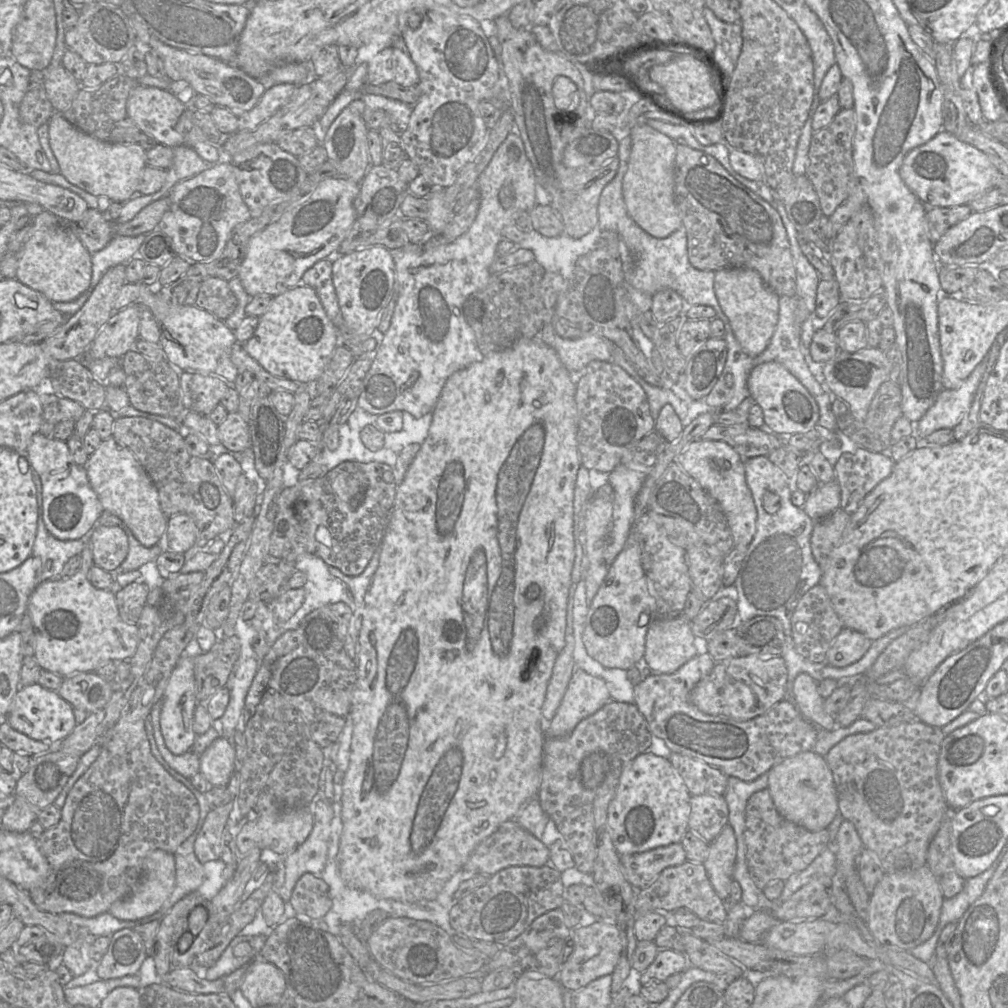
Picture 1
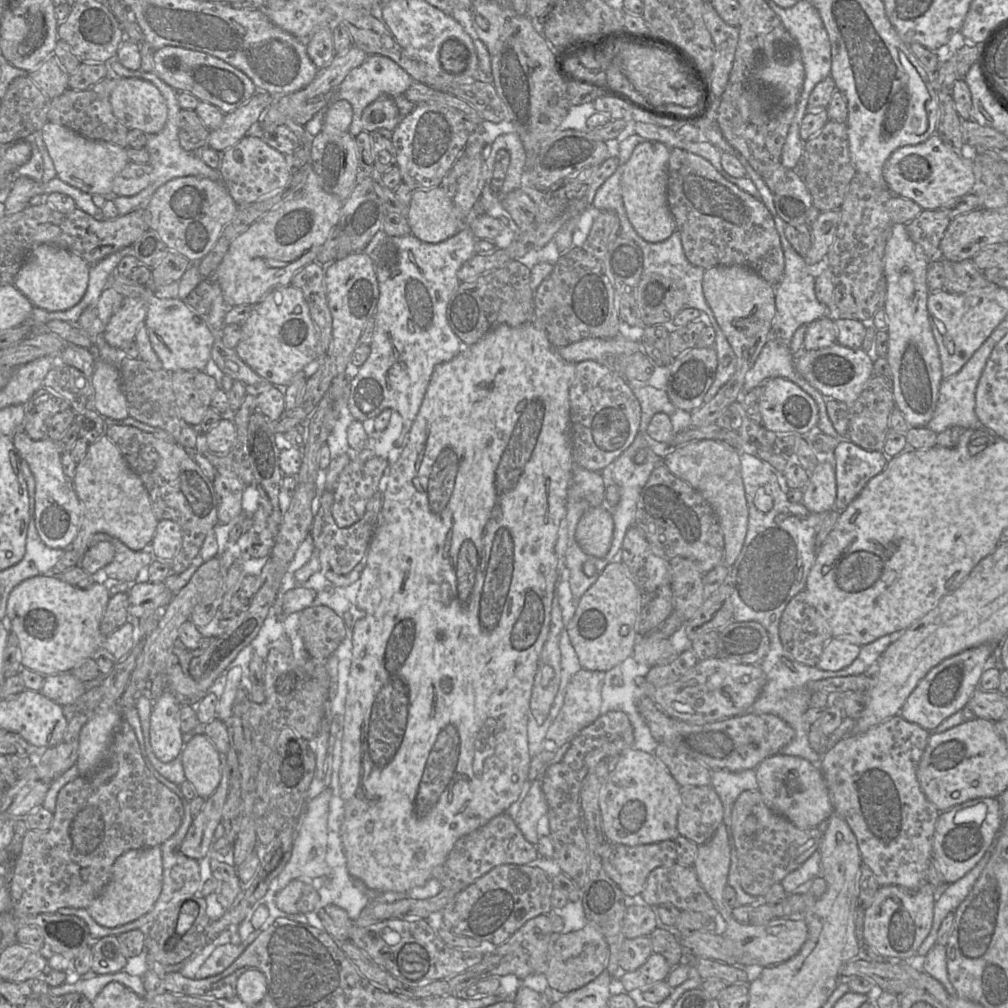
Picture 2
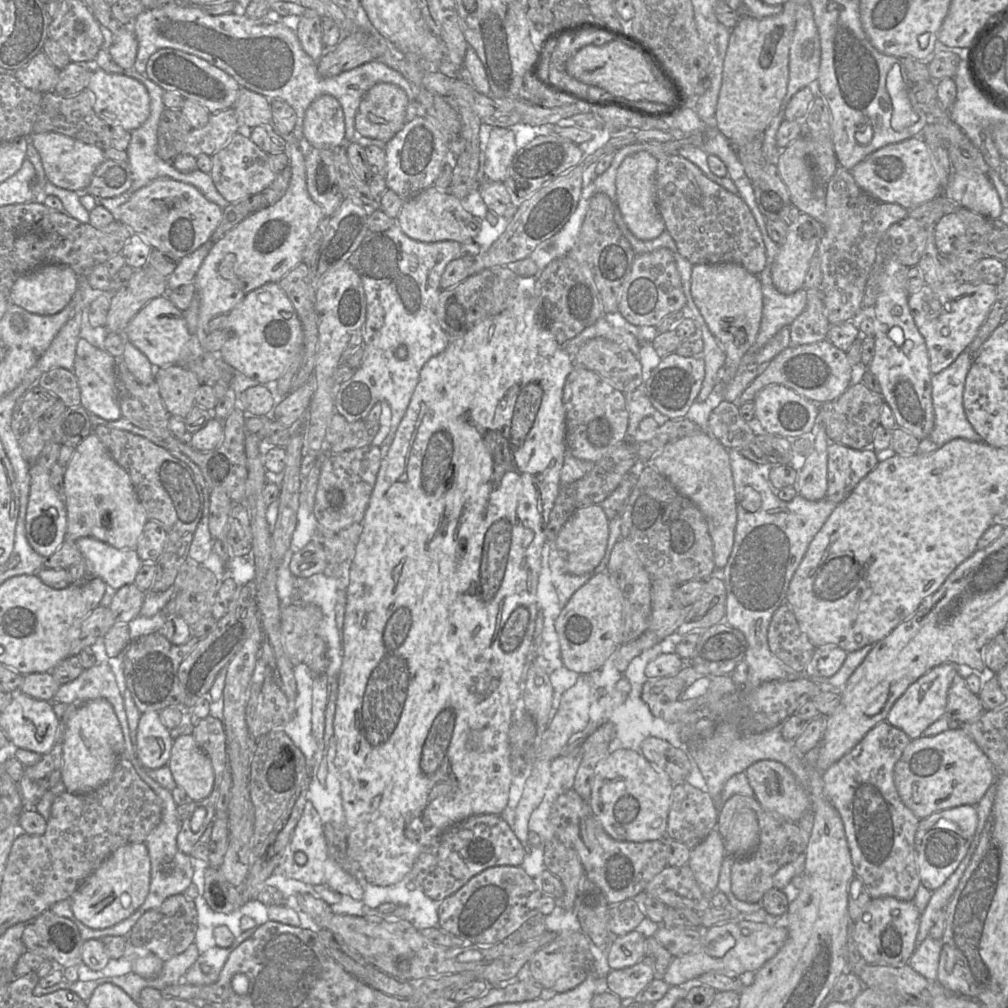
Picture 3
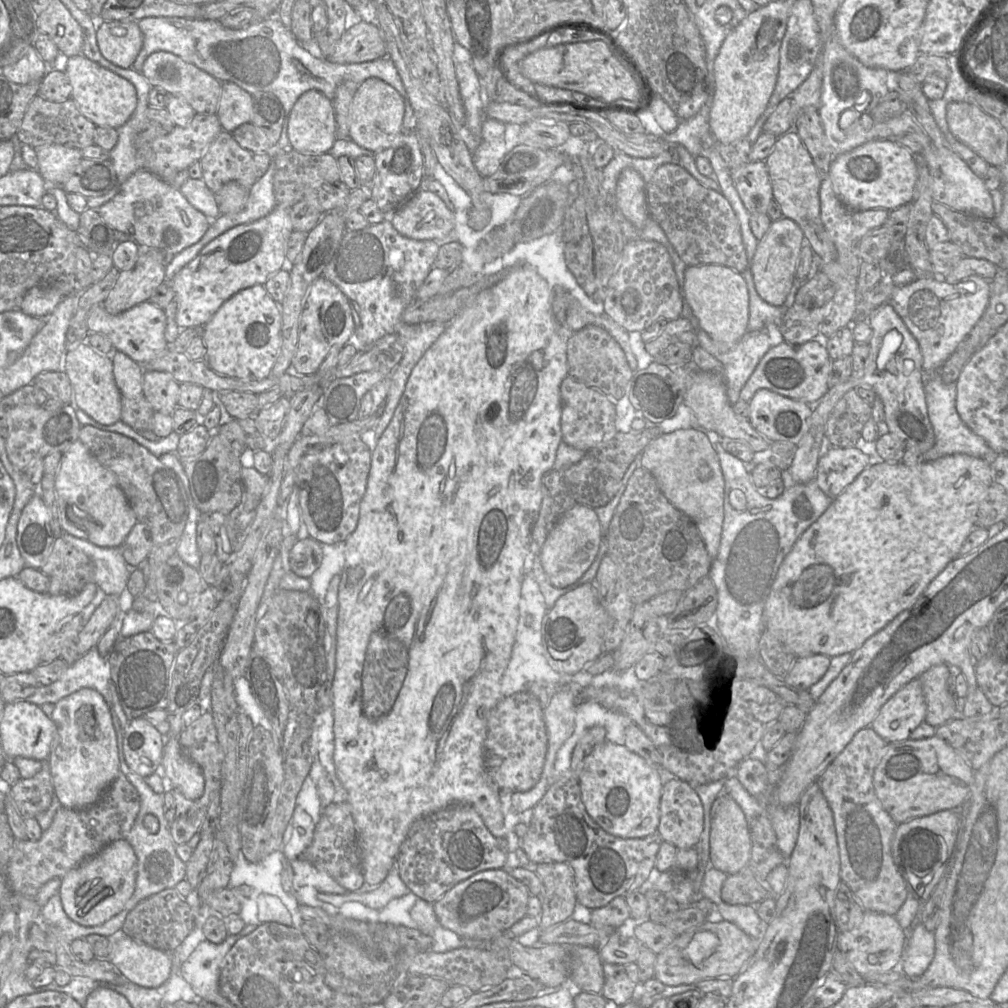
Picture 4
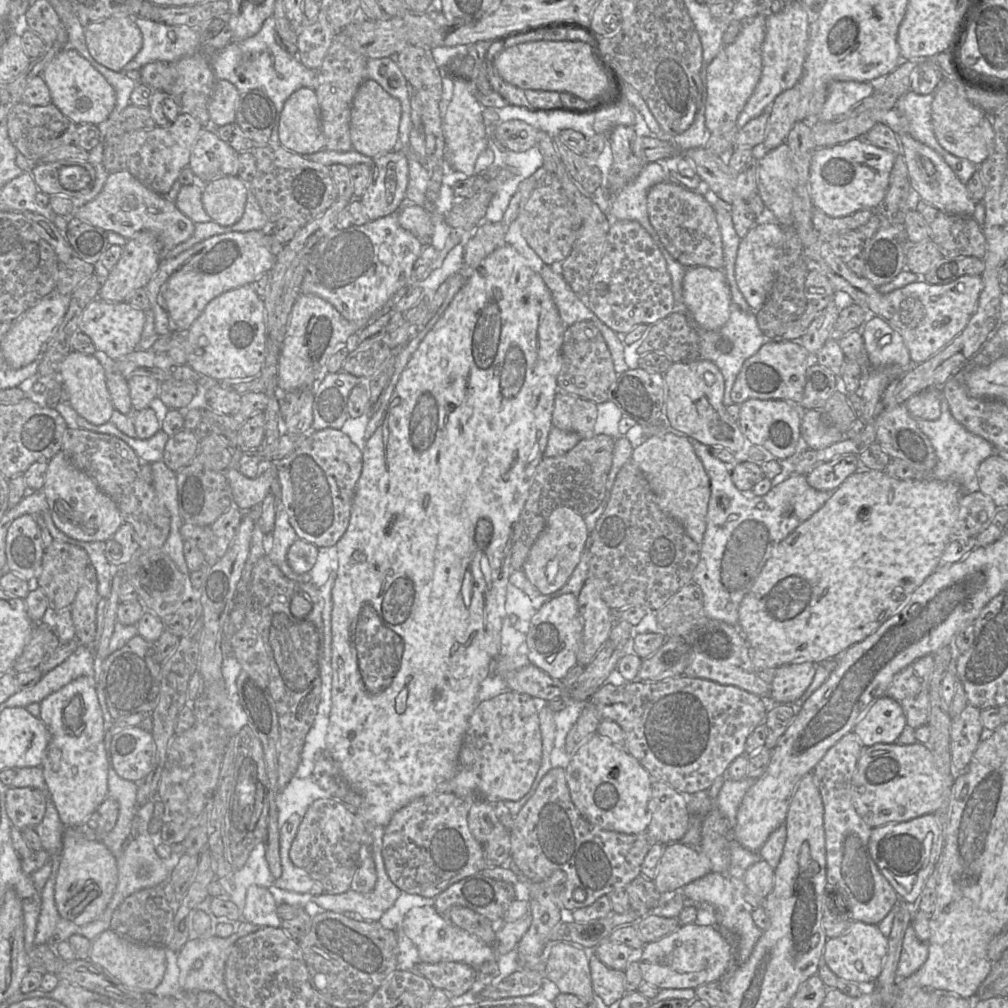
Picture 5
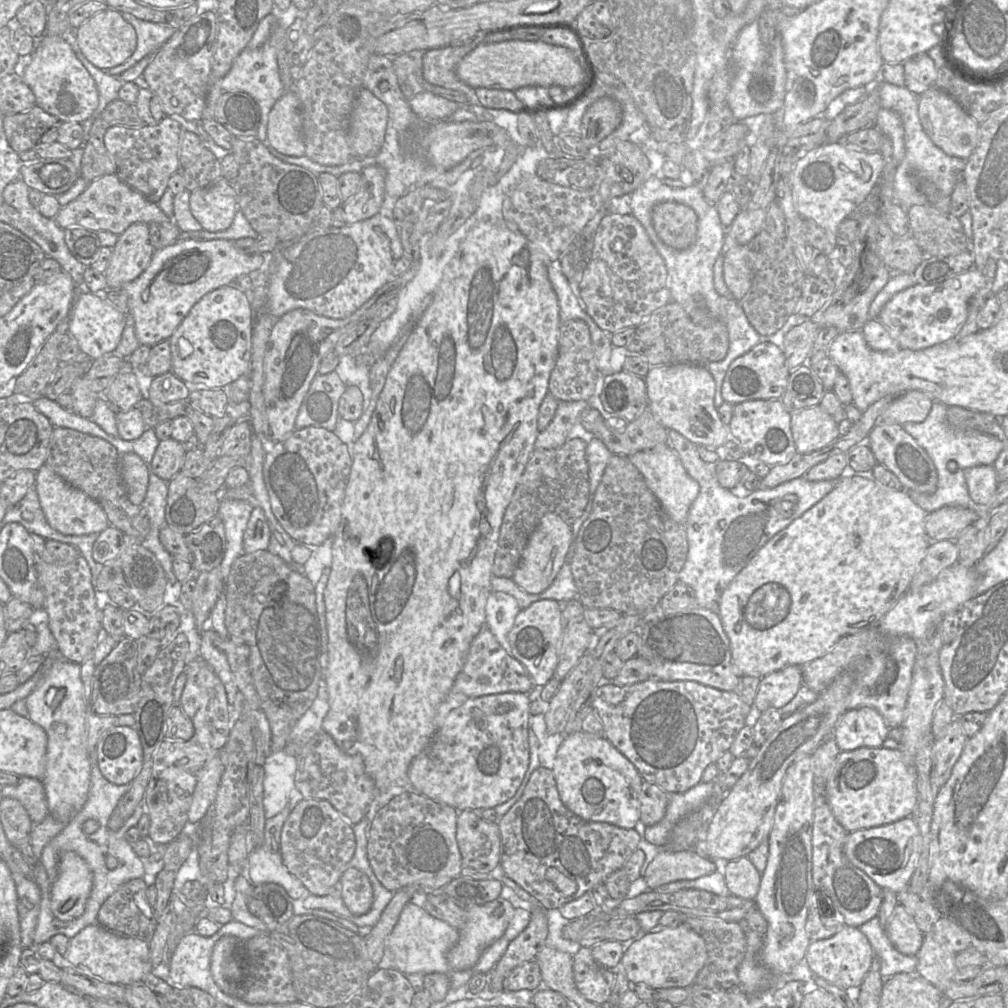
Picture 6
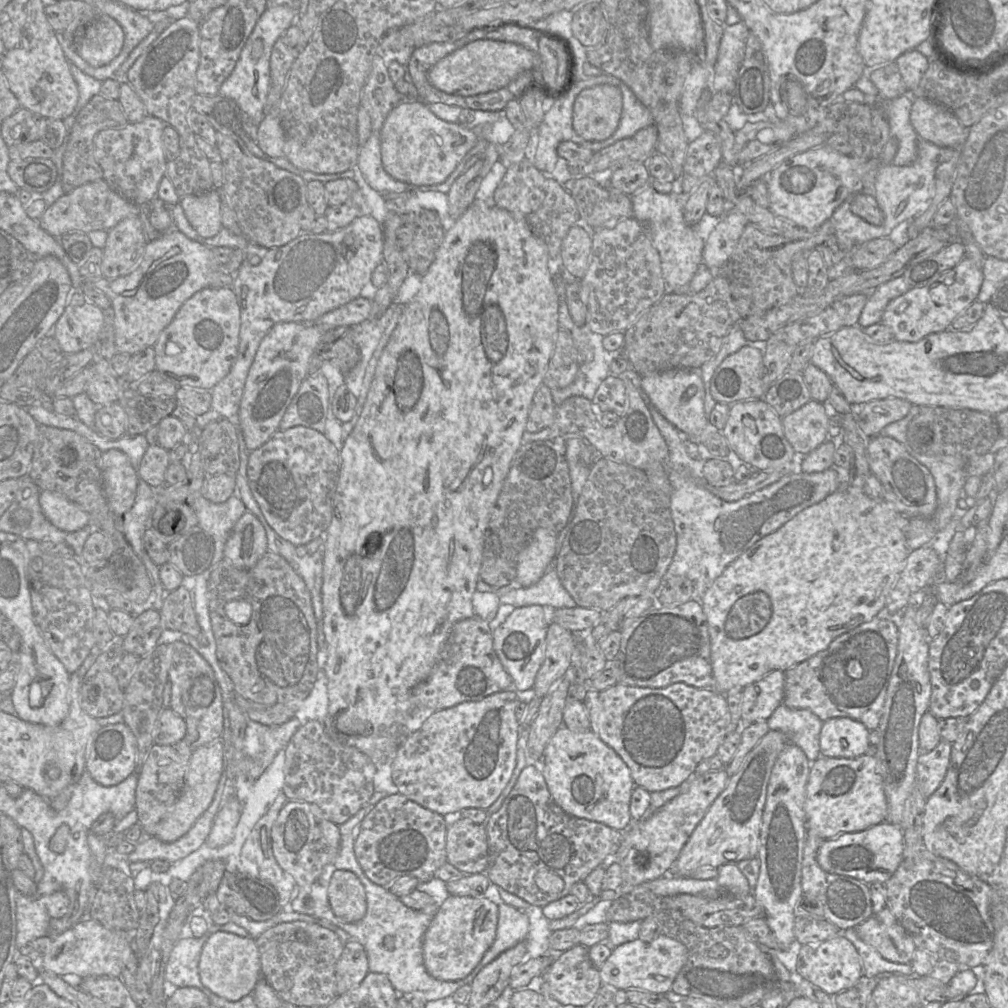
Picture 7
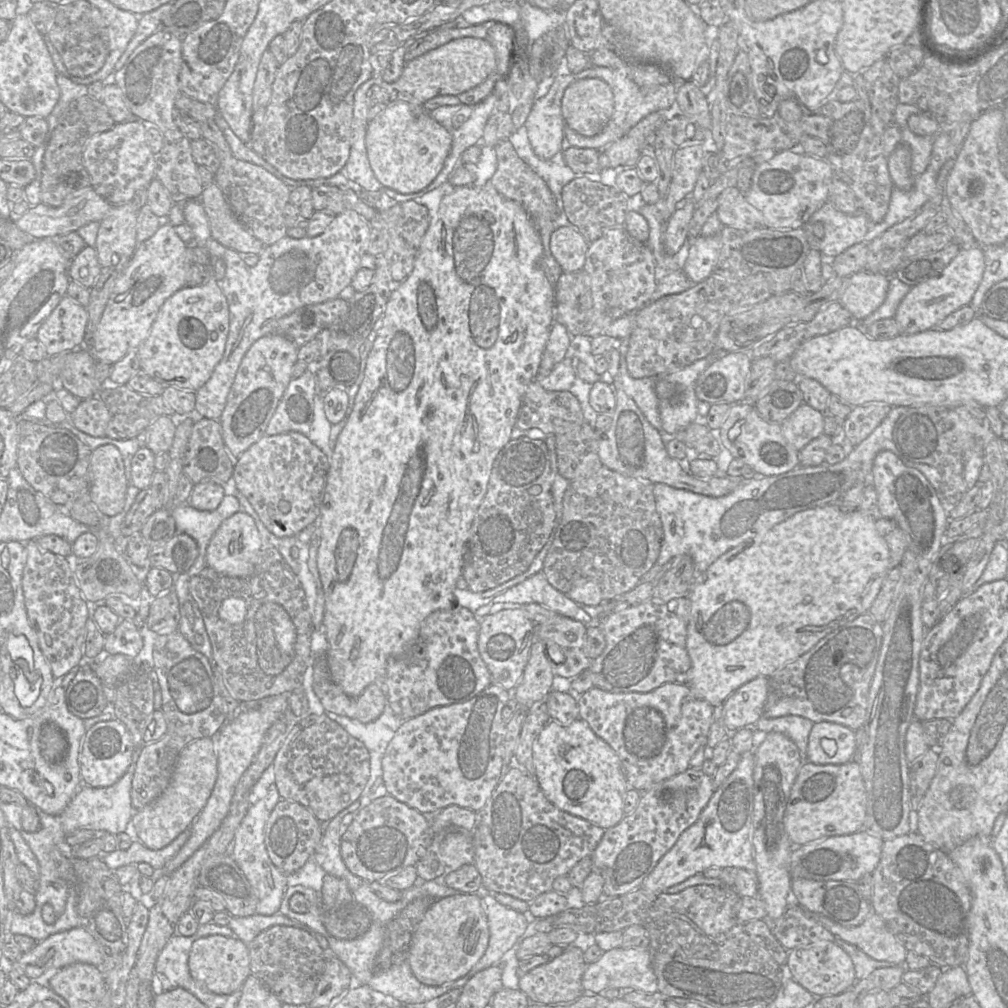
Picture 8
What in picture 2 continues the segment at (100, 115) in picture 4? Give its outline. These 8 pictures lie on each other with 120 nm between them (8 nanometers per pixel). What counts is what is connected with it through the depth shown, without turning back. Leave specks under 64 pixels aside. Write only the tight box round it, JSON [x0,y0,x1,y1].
[110,78,168,134]

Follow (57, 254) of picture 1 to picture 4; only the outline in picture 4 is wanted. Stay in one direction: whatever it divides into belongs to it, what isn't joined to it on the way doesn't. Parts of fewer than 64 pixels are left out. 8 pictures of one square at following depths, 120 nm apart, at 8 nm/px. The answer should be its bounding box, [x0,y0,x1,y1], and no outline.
[19,285,65,317]

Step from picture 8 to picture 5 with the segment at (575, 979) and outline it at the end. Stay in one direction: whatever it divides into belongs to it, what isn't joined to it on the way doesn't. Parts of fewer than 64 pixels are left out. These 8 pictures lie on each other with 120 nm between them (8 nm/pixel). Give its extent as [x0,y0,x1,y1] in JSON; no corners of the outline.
[589,952,626,1006]

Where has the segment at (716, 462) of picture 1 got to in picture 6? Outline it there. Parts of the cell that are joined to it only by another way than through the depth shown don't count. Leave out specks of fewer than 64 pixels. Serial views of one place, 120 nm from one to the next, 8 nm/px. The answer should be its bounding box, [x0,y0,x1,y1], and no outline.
[629,443,700,526]

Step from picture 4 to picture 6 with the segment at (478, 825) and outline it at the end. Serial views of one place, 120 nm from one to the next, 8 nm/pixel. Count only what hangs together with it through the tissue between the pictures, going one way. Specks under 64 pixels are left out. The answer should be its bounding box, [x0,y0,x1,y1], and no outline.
[367,790,463,894]

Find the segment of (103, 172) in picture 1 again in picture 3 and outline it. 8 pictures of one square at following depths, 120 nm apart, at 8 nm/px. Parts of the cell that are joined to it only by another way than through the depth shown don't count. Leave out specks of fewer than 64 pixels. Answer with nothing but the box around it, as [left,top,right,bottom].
[32,133,106,191]

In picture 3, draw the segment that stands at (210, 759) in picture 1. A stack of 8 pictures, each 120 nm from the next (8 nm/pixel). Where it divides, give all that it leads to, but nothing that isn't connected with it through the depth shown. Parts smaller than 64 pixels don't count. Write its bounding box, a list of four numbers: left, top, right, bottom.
[167,734,215,801]

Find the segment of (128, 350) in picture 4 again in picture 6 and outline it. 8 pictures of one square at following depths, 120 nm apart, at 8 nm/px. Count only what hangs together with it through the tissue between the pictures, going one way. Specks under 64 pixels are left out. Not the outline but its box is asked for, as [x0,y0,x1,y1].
[69,292,128,360]

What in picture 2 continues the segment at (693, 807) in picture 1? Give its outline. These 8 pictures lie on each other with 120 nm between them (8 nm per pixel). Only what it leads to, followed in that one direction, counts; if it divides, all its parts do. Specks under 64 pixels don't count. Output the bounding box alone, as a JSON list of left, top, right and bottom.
[677,786,723,845]

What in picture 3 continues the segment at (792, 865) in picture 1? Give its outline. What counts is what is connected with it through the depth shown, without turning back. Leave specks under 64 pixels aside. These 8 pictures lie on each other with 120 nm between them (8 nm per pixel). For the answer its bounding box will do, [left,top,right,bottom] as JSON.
[716,794,810,903]

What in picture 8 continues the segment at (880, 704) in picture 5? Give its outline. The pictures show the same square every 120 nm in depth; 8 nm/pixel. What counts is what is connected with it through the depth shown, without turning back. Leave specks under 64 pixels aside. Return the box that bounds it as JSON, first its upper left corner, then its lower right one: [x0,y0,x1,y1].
[807,722,857,765]

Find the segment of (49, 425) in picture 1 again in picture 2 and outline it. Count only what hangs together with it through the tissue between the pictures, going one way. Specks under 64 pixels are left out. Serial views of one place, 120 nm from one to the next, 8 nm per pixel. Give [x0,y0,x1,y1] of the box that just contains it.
[22,385,71,441]

